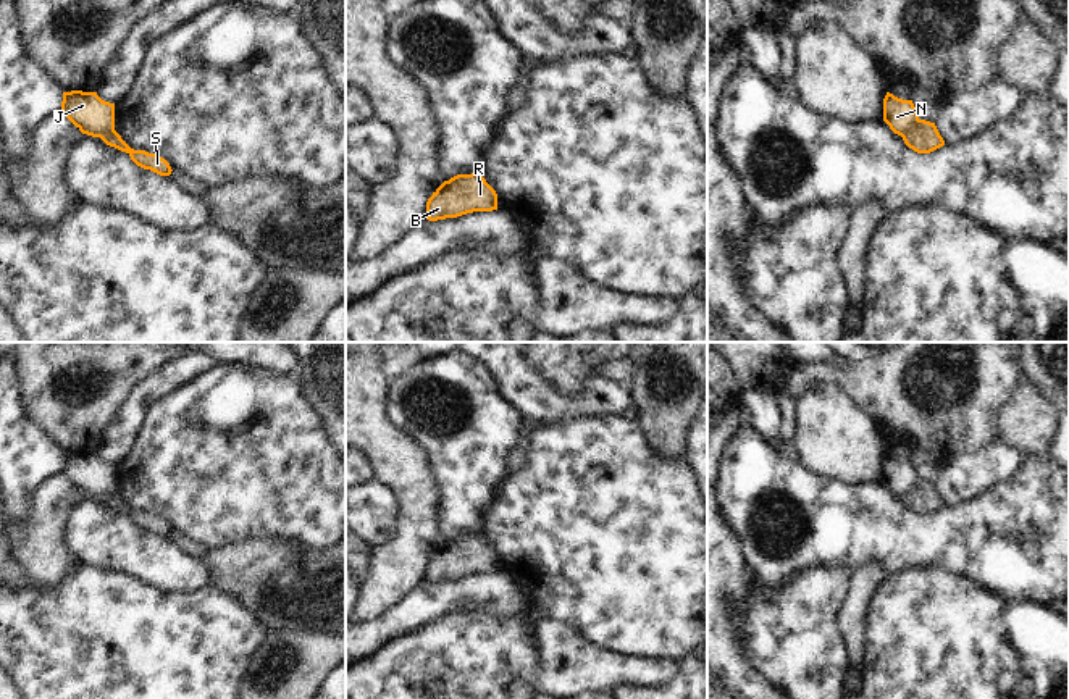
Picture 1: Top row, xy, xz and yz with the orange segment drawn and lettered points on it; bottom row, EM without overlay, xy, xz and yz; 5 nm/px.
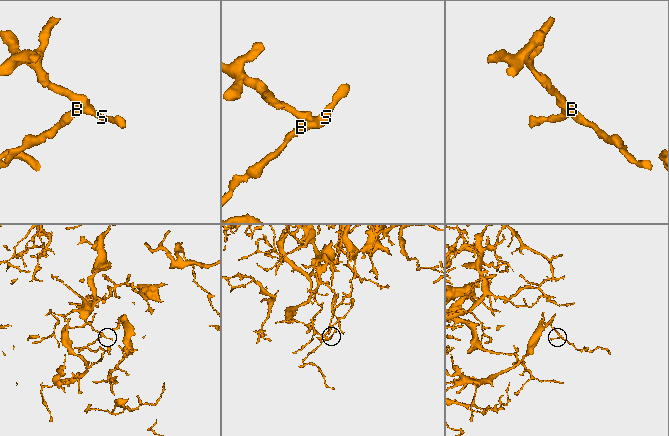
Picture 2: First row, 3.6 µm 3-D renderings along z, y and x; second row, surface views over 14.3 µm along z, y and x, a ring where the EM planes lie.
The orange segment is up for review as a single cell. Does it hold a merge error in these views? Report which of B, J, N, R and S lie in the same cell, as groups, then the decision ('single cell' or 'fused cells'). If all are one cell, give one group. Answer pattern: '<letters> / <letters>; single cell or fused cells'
B R S / J N; fused cells

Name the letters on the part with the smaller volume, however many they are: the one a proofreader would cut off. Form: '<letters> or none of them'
B, R, S

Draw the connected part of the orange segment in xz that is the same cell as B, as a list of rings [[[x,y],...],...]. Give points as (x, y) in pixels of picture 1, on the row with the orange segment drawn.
[[[478,173],[444,181],[426,202],[426,220],[457,218],[473,211],[497,210],[497,194]]]

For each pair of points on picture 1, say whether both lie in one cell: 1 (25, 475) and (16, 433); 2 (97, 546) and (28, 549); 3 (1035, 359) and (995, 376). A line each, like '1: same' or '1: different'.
1: same
2: different
3: different

